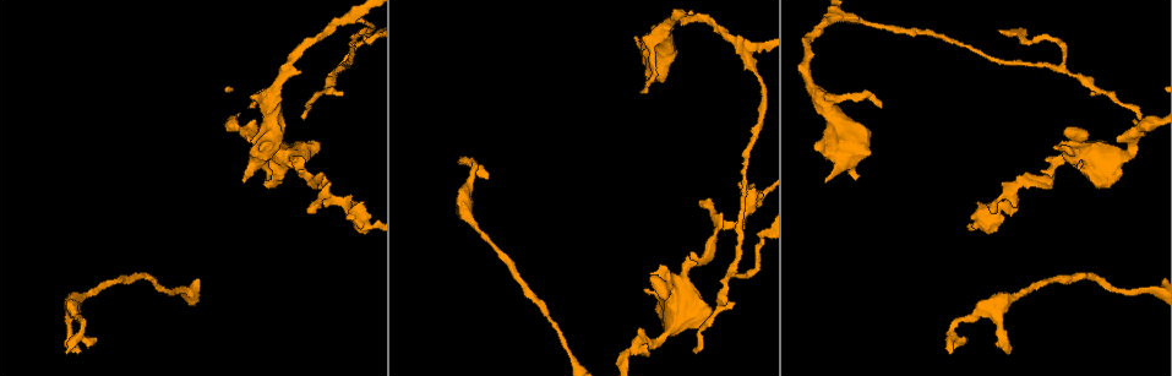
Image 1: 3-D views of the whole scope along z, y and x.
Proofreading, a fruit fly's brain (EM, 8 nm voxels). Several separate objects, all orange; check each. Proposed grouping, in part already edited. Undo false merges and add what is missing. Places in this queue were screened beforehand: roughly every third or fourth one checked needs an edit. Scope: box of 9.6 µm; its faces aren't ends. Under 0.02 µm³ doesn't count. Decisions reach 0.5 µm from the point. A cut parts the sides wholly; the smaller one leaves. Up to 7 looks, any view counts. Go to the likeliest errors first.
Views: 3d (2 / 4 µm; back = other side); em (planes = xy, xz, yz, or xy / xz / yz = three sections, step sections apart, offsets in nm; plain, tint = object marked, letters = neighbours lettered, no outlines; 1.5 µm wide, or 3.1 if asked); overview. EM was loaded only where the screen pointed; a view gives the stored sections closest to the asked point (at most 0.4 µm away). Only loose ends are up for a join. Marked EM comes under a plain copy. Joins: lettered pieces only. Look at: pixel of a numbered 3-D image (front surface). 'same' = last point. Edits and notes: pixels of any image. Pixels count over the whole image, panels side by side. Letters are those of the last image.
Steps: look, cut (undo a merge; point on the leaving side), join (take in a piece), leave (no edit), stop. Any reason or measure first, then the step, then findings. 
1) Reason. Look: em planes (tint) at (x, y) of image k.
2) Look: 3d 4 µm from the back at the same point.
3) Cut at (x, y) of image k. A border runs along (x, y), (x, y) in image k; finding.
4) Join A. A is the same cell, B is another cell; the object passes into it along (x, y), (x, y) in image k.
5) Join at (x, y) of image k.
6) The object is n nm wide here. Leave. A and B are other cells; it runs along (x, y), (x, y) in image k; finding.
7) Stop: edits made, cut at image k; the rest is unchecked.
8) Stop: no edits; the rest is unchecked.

An open end. Look: 3d 4 µm at (79, 348) of image 1.

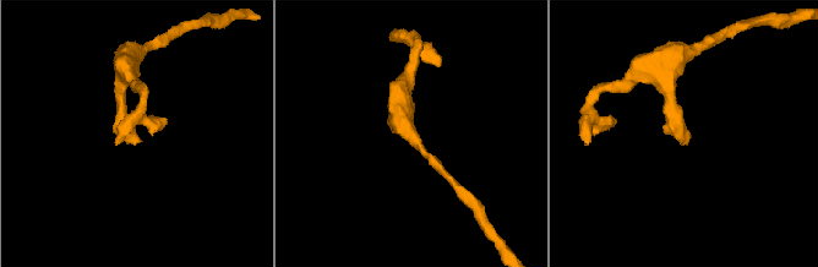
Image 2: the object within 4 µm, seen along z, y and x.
Shape alone is not enough. Look: em planes (tint) at (681, 142) of image 2.

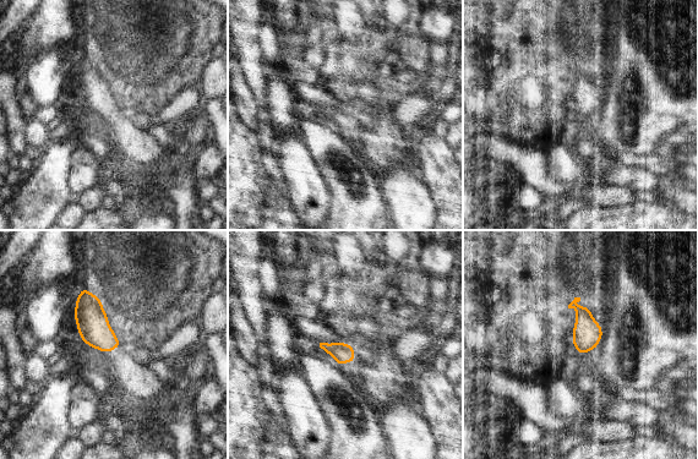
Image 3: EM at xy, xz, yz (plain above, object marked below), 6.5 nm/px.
Look: em planes (letters) at the same point.

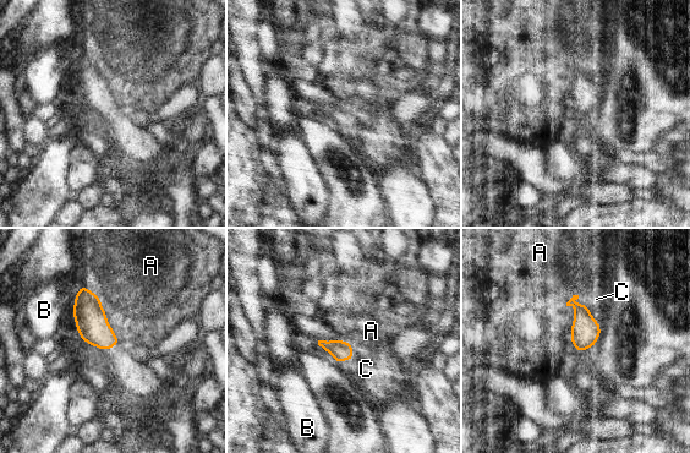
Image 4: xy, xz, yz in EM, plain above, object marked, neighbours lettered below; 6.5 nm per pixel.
Leave. A, B and C are other cells; a border runs along (578, 294), (567, 303), (570, 342) in image 4; none of them fits.

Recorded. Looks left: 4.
Free end. Look: em planes (tint) at (881, 107) of image 1.

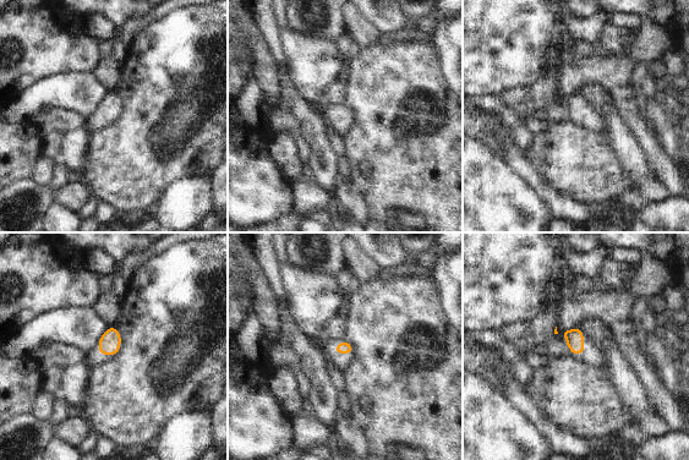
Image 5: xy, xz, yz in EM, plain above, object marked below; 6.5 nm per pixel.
Look: em planes (letters) at the same point.

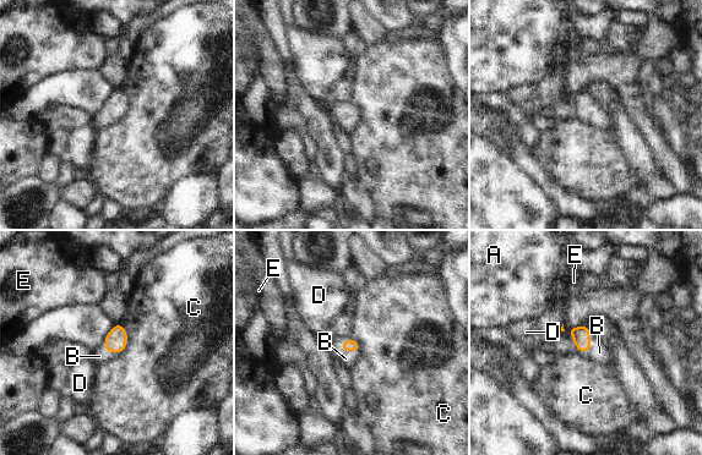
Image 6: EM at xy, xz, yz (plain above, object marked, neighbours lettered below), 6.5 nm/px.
The longest contact is with C, 200 nm. Join B. B is the same cell, A, C, D and E are other cells; the object passes into it along (349, 345), (348, 350), (346, 358) in image 6; it goes on there.

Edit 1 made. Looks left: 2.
Stop: edits made, join at image 6; the rest is unchecked.

